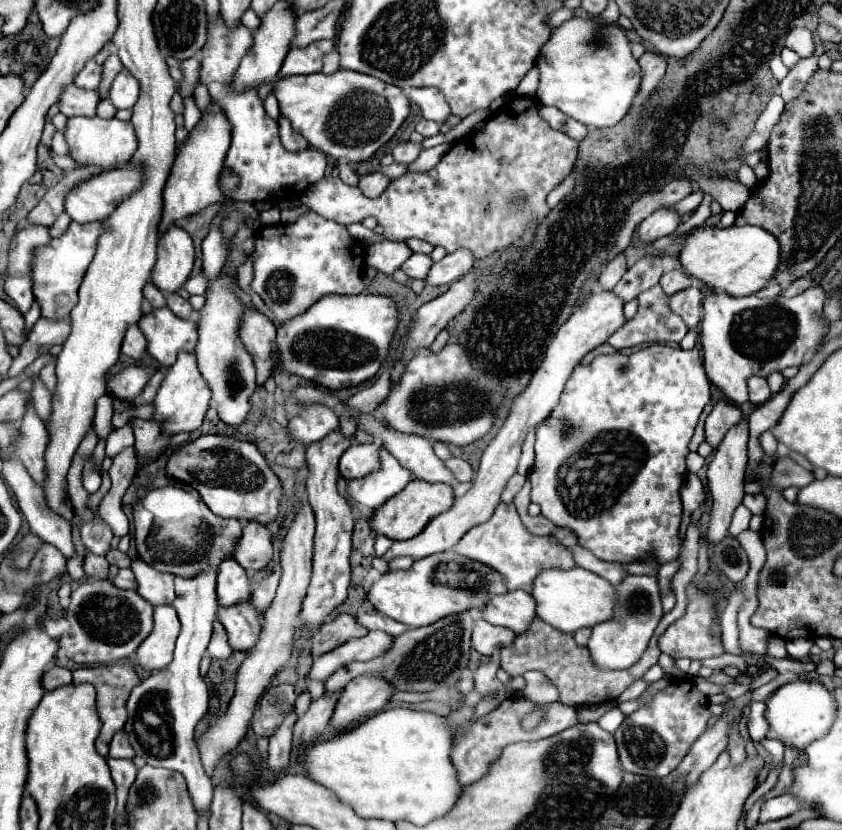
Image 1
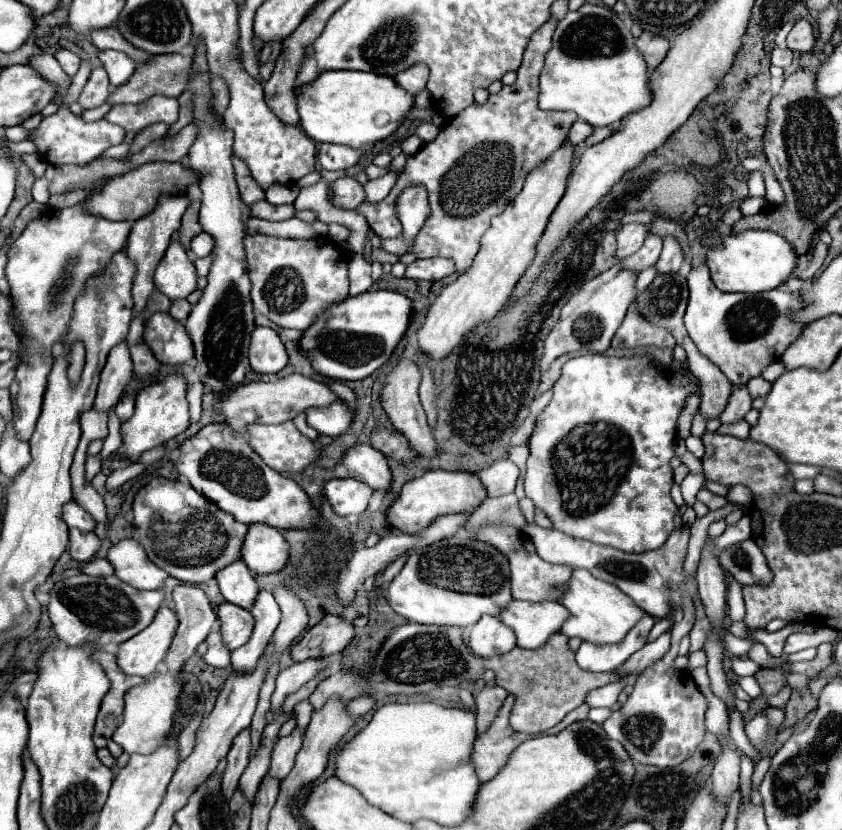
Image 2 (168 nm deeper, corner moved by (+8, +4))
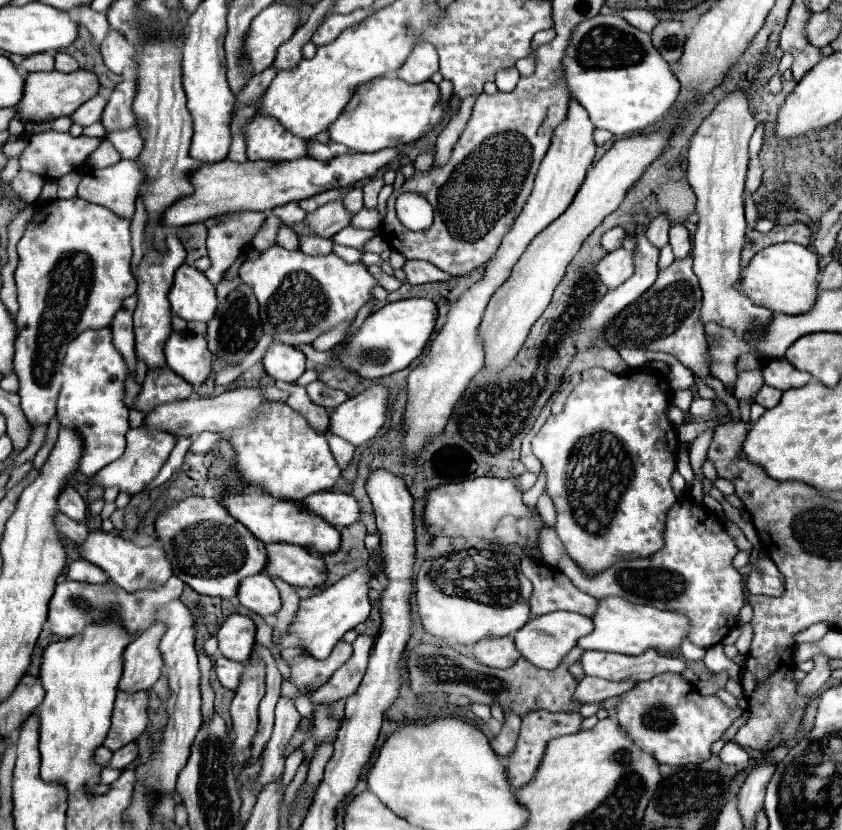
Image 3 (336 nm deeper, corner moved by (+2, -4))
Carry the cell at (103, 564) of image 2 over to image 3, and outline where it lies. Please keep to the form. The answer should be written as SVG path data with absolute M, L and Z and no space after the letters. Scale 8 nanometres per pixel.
M87 560L71 562L67 568L67 578L79 580L79 582L107 582L109 580L105 572L101 572L101 568L89 564Z

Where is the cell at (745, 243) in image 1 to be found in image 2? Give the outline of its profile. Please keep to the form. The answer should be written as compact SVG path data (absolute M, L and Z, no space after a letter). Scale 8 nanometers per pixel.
M747 230L743 234L723 234L723 246L707 254L707 266L715 286L723 292L767 292L779 288L795 270L797 254L779 234L769 230Z

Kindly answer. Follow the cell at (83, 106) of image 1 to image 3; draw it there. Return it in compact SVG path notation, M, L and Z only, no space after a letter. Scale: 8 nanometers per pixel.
M49 52L33 54L33 56L29 56L29 58L23 60L21 68L25 72L51 72L51 70L55 70L55 58Z

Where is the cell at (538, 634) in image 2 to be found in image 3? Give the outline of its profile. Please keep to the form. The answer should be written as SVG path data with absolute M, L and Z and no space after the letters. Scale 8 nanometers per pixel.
M553 612L553 614L543 614L537 618L531 618L521 630L517 630L513 634L513 640L523 658L527 658L537 668L553 670L563 660L563 656L577 644L577 640L581 636L589 634L591 630L593 630L593 622L587 616L573 614L573 612Z

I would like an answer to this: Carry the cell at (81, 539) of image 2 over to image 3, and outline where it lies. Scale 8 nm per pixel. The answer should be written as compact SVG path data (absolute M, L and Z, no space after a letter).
M59 514L55 522L57 522L59 532L61 532L67 540L71 540L73 544L81 544L81 540L85 540L85 536L89 536L89 528L87 528L87 524L75 522L75 520L67 518L65 514Z

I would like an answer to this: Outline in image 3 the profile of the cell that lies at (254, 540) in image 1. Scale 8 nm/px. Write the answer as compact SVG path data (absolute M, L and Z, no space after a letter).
M271 542L267 548L267 576L277 576L291 586L319 586L325 582L327 572L321 556L313 556L309 550L285 544L285 542Z

